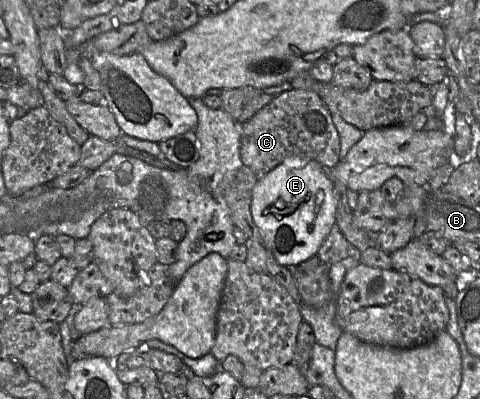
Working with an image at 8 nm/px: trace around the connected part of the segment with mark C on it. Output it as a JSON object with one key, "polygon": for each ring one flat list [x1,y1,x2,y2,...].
{"polygon":[[292,89,282,92,240,126,240,157,243,165,249,167,258,180,285,159,294,156,316,161,330,170,340,161,339,153,340,139,332,115,321,97,311,90]]}

